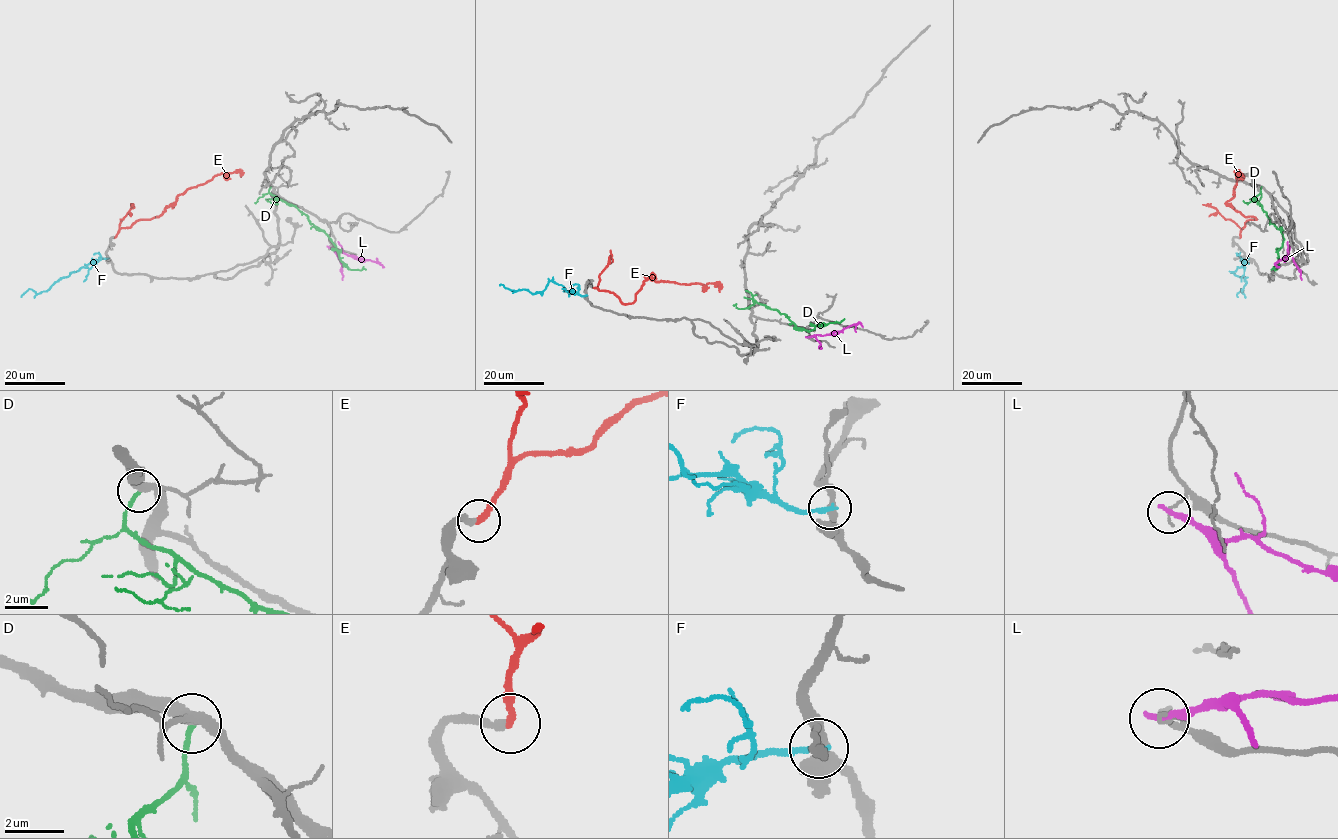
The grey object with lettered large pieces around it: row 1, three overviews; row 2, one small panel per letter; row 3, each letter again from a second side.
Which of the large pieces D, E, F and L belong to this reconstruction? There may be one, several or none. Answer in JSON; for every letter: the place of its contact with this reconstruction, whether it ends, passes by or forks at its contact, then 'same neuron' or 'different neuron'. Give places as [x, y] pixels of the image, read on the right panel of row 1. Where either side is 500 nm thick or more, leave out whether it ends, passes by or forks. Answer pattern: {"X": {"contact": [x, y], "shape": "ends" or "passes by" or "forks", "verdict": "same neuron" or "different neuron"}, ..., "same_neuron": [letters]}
{"D": {"contact": [1261, 187], "shape": "ends", "verdict": "different neuron"}, "E": {"contact": [1240, 237], "shape": "ends", "verdict": "same neuron"}, "F": {"contact": [1248, 258], "shape": "ends", "verdict": "different neuron"}, "L": {"contact": [1290, 247], "shape": "ends", "verdict": "different neuron"}, "same_neuron": ["E"]}

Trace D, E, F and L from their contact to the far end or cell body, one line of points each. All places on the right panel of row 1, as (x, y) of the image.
D: (1261, 187), (1255, 198), (1270, 222), (1280, 230), (1283, 239), (1277, 252), (1278, 265), (1271, 269)
E: (1240, 237), (1244, 224), (1256, 219), (1244, 216), (1227, 202), (1233, 197), (1236, 172), (1244, 177)
F: (1248, 258), (1233, 272), (1246, 281), (1243, 293), (1241, 289), (1238, 296)
L: (1289, 247), (1286, 256), (1274, 265), (1279, 266)

